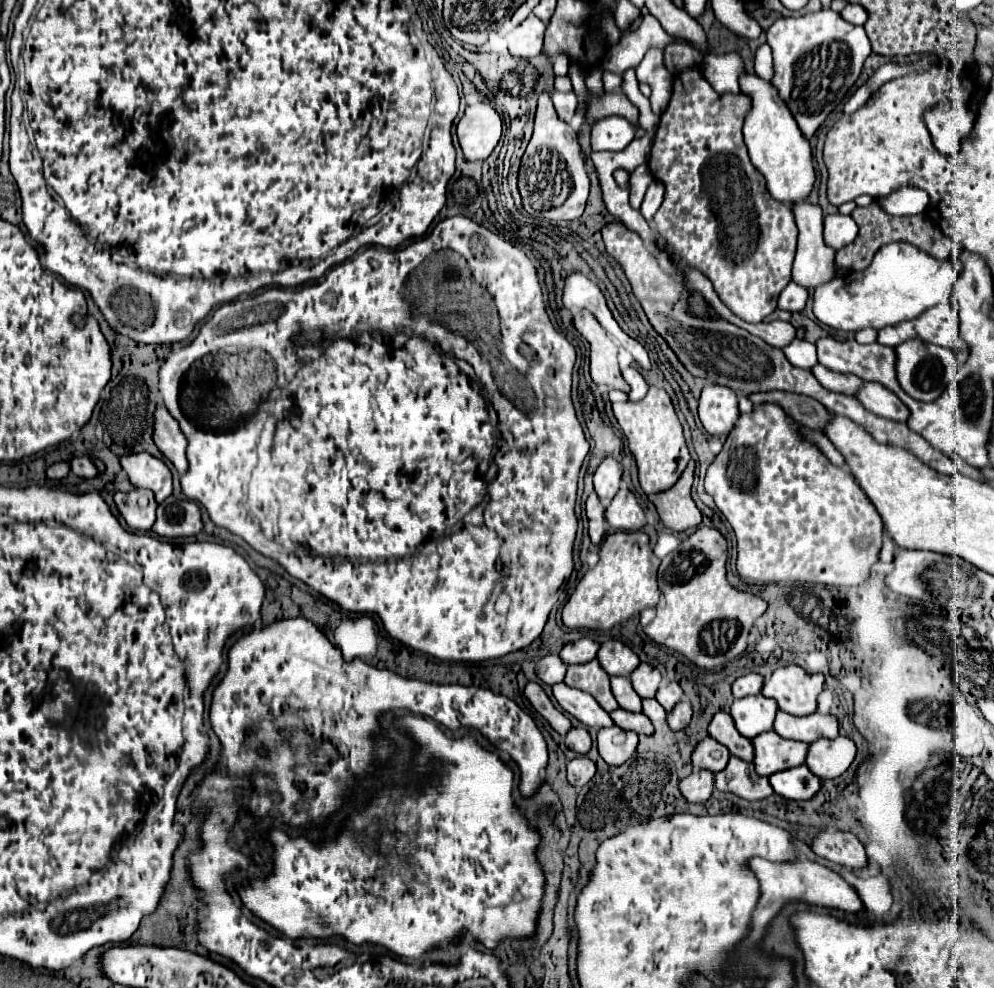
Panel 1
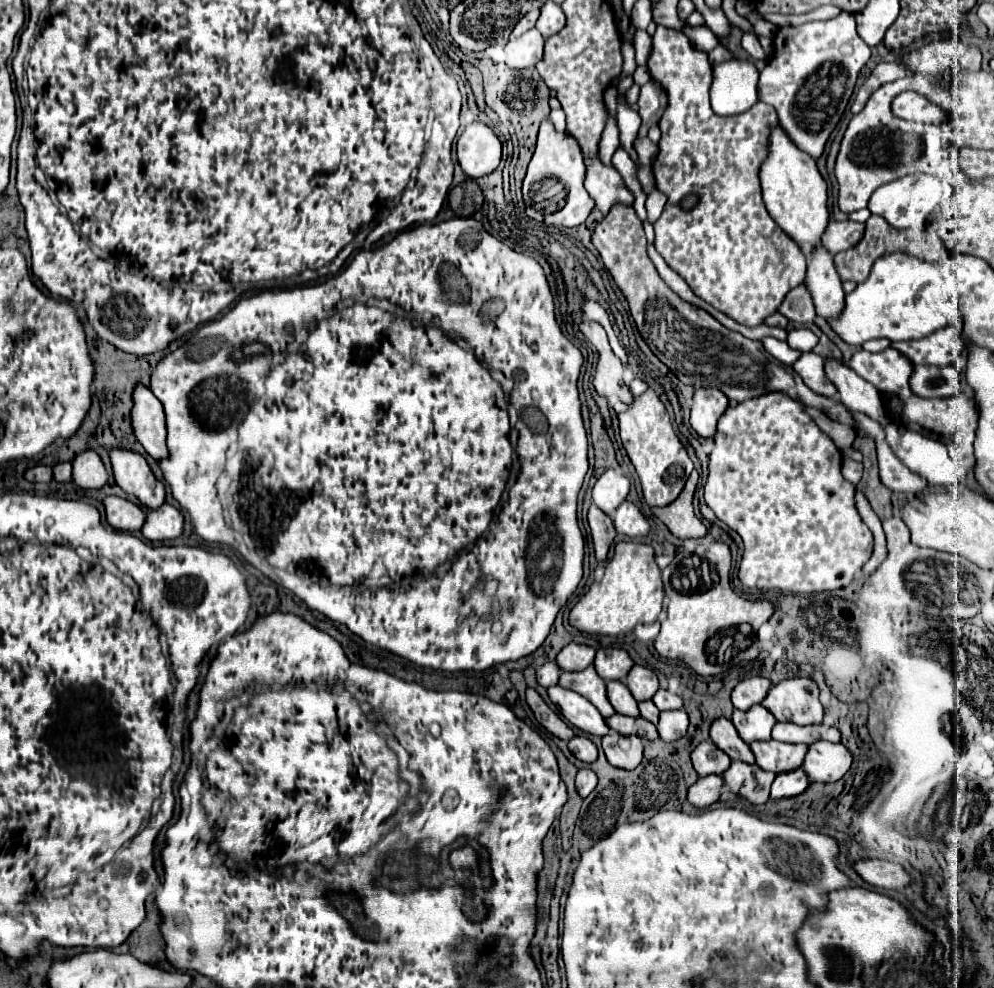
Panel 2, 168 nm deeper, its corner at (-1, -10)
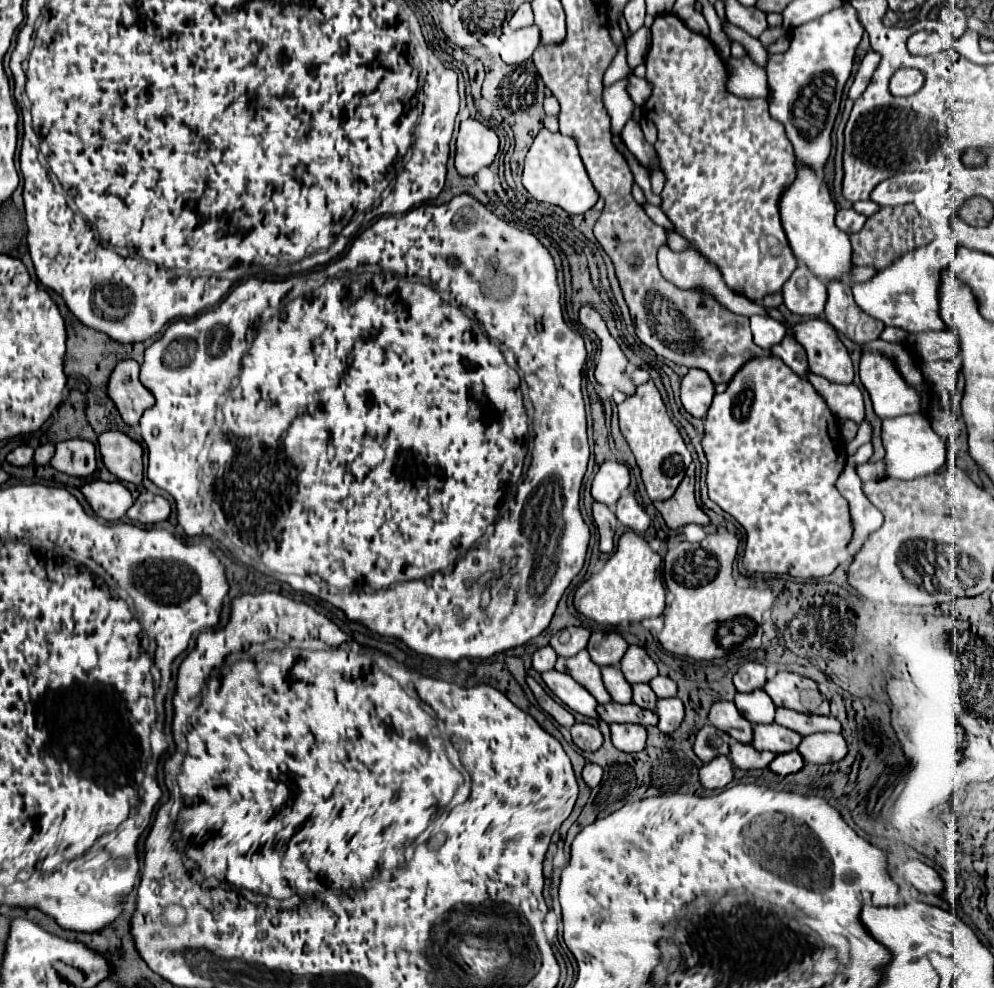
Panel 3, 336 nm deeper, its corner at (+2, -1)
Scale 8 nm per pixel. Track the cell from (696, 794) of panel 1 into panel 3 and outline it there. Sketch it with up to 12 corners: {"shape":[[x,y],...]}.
{"shape":[[718,756],[700,768],[708,790],[726,788],[734,780],[728,756]]}

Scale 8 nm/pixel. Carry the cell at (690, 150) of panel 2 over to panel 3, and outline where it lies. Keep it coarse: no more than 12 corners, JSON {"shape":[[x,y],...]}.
{"shape":[[674,14],[642,114],[662,210],[754,302],[798,266],[768,100]]}

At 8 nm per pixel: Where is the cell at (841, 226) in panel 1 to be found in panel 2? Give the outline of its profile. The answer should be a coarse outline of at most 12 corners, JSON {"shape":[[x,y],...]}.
{"shape":[[829,221],[821,243],[841,253],[859,243],[865,225]]}

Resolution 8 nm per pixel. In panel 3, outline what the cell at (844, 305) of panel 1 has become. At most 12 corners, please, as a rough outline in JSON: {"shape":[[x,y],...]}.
{"shape":[[958,240],[910,250],[870,282],[856,304],[910,334],[946,330],[938,266]]}

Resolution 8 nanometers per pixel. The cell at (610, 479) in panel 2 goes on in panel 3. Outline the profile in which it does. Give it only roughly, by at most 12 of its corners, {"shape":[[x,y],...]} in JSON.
{"shape":[[604,462],[592,498],[610,508],[630,484],[622,462]]}

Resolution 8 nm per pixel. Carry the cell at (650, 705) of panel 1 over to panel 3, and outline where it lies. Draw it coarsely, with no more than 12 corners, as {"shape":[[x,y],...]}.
{"shape":[[648,684],[632,686],[632,702],[656,710],[656,694]]}

